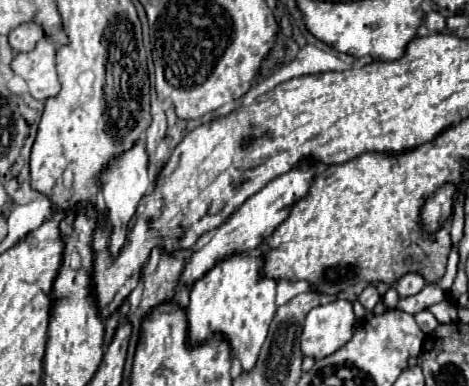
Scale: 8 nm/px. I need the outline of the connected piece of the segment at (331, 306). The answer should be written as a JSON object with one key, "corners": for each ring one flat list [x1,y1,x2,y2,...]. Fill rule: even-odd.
{"corners":[[337,299,327,305,313,307,305,319,301,335,301,351,307,357,323,359,343,347,355,331,353,303]]}

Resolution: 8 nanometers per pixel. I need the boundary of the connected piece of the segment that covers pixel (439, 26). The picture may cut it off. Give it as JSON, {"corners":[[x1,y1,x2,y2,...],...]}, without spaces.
{"corners":[[430,11,426,13,424,24,433,32,443,32,445,30,445,17,439,12]]}

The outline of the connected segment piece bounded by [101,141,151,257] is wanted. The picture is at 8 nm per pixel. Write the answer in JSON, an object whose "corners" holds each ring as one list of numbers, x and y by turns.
{"corners":[[139,141,133,149,125,151,121,157,117,157,101,175,101,185,103,185,103,197,105,197,105,209,107,209,107,221,111,225,111,235,109,235,109,253,111,257,117,257,117,253,125,245,125,235,127,235,127,225,131,217,137,211,137,205,141,203,141,197,147,195,151,187,151,179,147,173,147,151,145,143]]}

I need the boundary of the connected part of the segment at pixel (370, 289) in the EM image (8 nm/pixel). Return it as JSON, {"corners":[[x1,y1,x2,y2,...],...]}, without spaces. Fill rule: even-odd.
{"corners":[[367,285,363,291,361,291,361,295,359,295,359,301,361,301,361,305,365,307,365,309,373,309,375,305,377,305,377,301,381,299,381,295,379,295,379,291,377,291,377,287,375,285]]}

